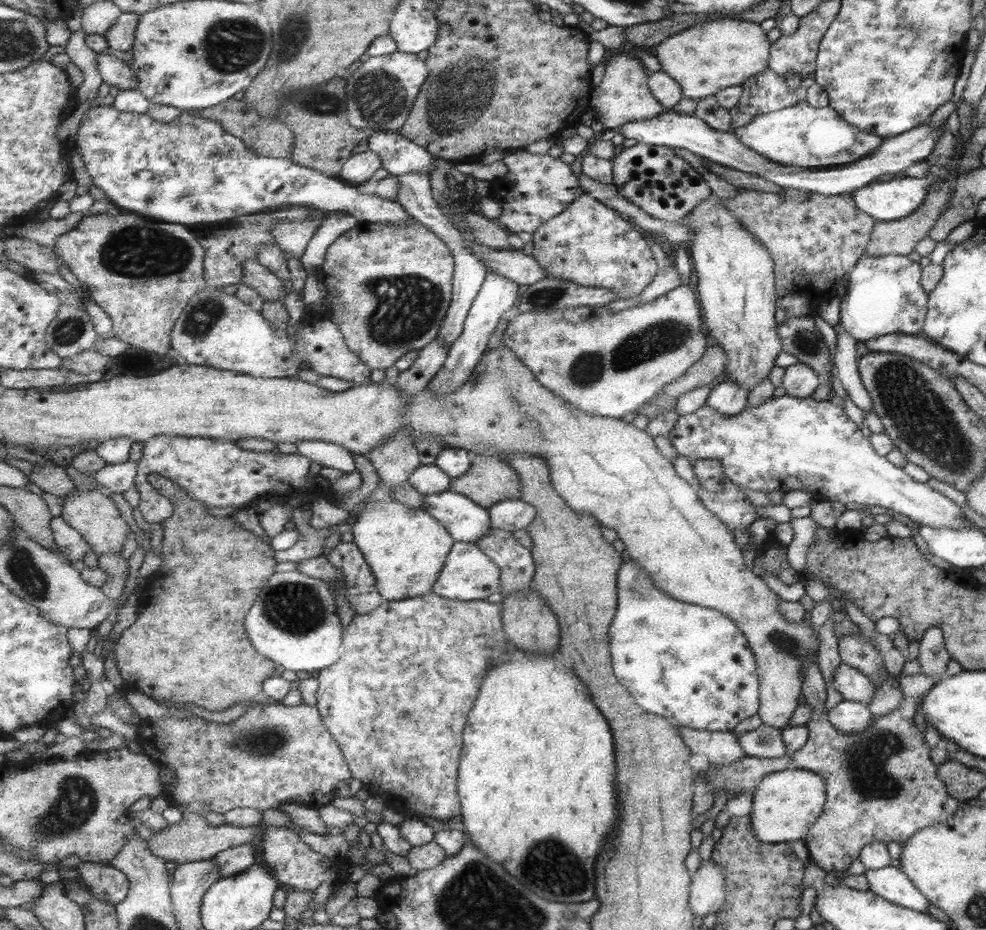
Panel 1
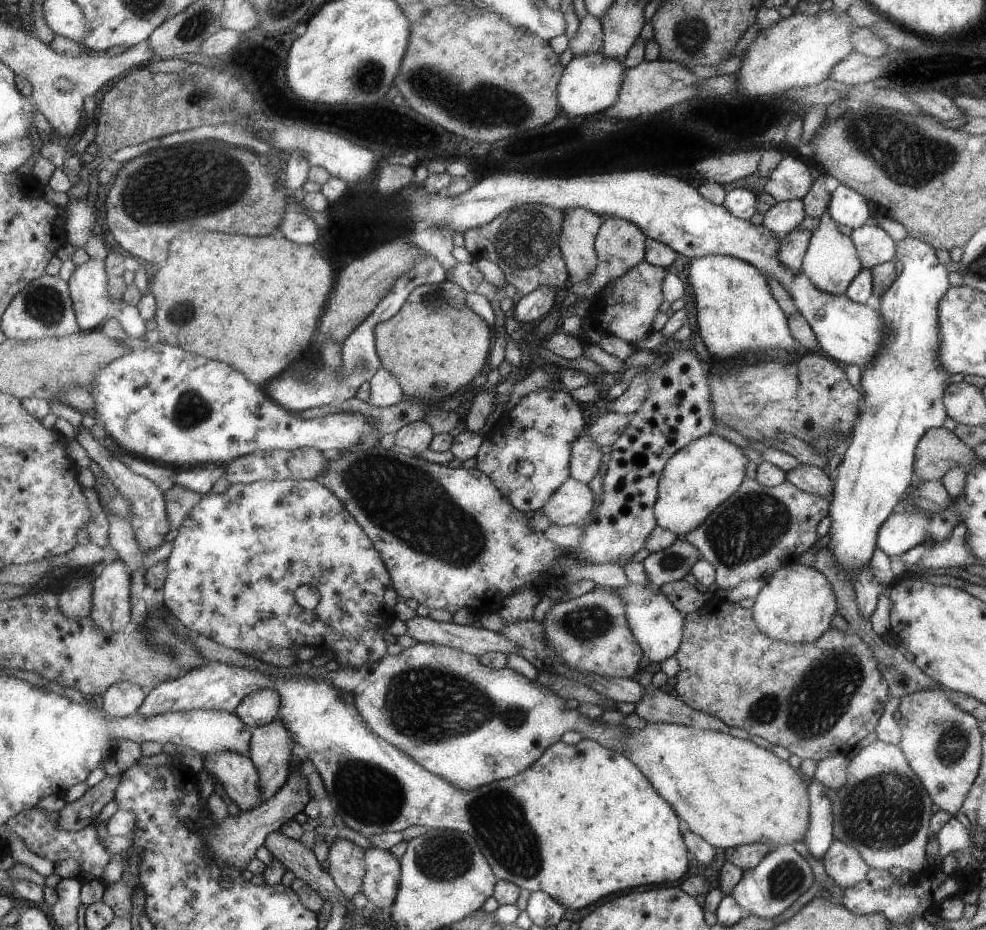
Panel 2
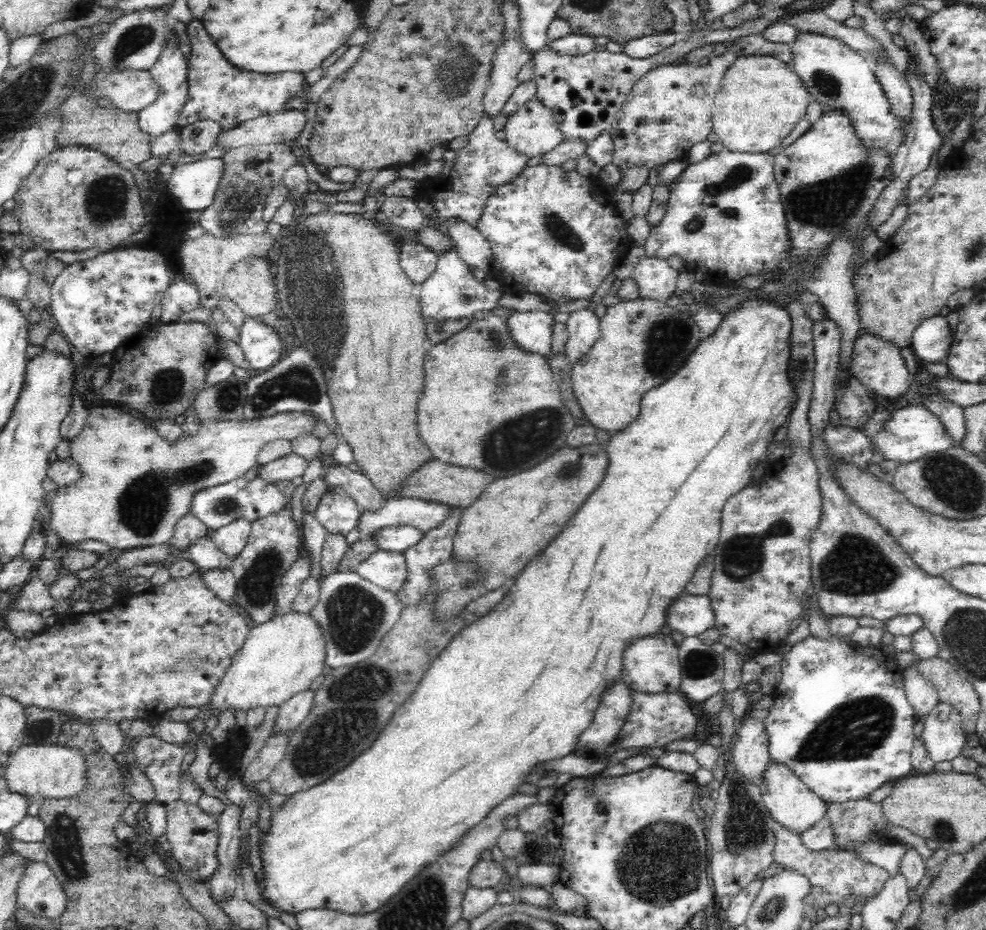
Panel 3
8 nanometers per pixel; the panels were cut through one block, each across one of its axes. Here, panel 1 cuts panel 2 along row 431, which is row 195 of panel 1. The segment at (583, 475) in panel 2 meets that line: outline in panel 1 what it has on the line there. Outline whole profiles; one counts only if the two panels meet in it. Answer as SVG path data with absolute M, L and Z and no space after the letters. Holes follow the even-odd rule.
M583 194L557 218L545 222L533 234L533 256L541 262L547 278L569 280L585 288L613 292L615 300L629 300L639 306L639 296L653 282L657 272L647 242L613 208L605 208Z

